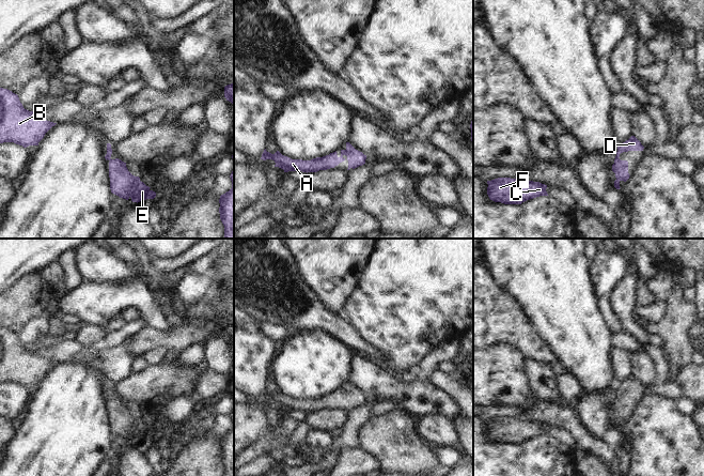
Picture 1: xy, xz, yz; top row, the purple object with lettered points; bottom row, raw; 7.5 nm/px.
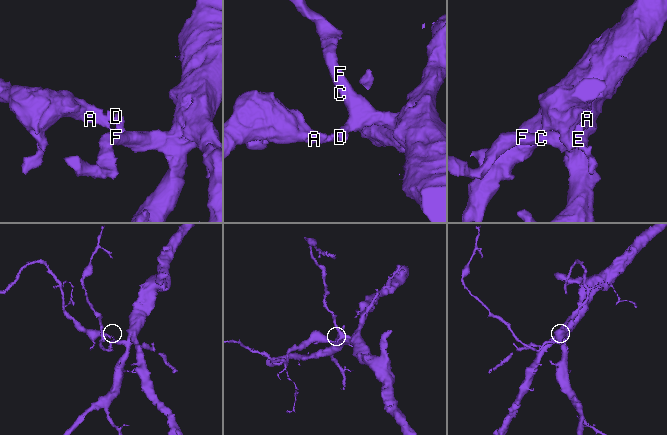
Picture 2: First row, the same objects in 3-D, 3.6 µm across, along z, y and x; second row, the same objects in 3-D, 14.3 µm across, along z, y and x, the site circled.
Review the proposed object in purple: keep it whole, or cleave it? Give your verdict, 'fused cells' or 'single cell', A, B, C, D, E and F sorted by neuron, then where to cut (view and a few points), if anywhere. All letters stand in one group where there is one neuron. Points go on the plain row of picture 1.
single cell; A B C D E F; no cut

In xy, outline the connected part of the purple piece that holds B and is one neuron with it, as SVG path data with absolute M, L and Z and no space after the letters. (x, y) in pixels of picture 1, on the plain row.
M0 327L0 383L14 382L24 387L38 385L56 364L25 349L17 334Z

